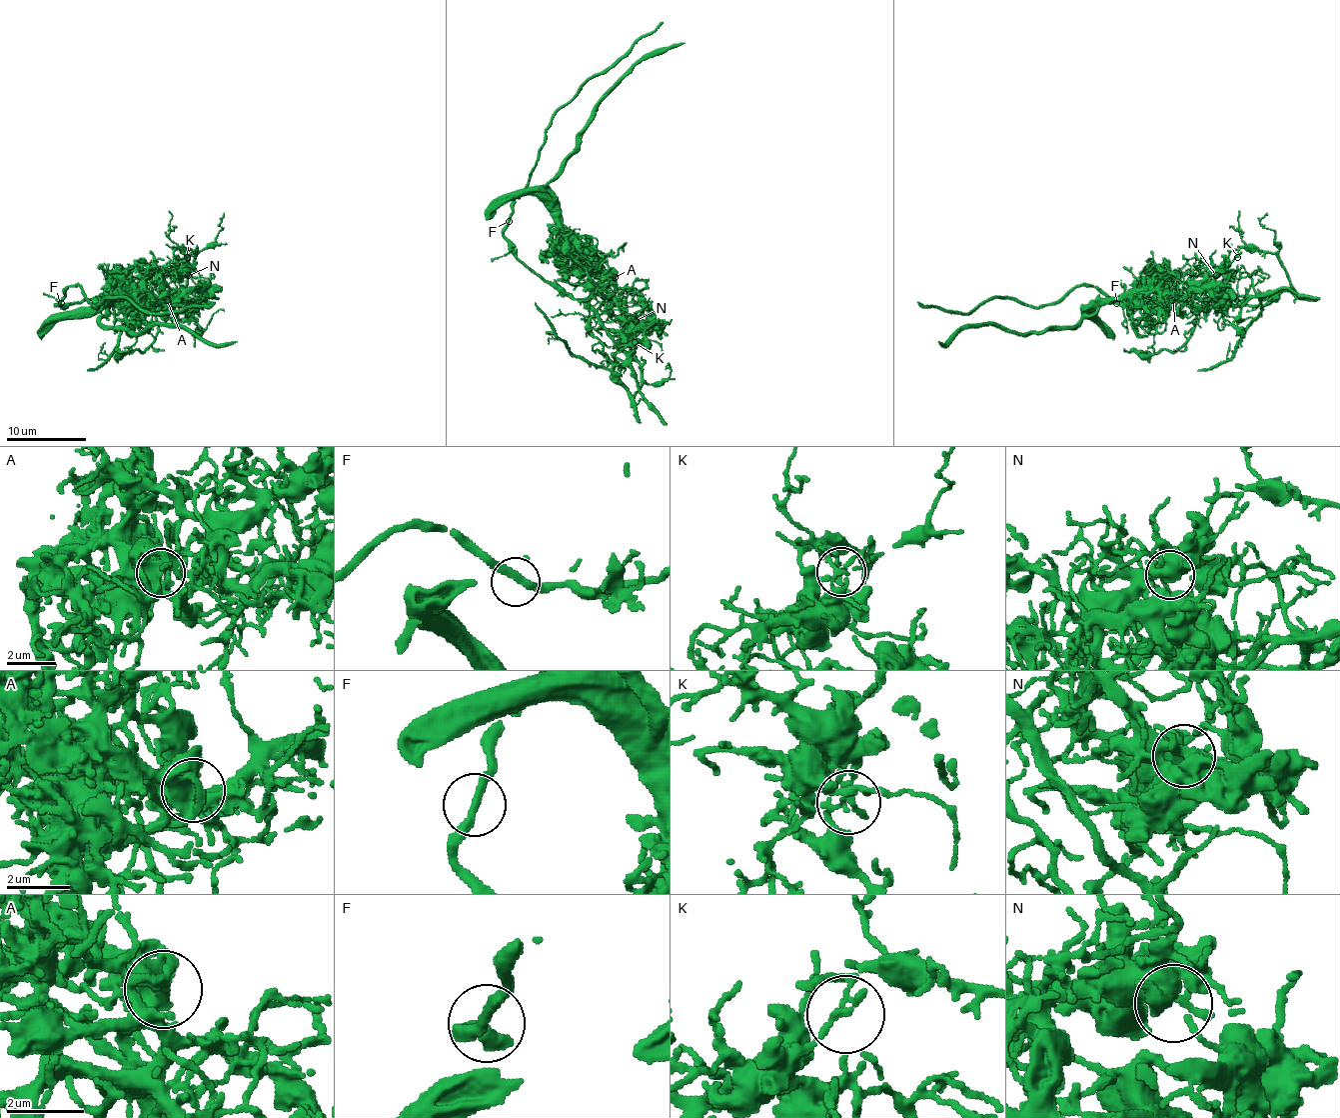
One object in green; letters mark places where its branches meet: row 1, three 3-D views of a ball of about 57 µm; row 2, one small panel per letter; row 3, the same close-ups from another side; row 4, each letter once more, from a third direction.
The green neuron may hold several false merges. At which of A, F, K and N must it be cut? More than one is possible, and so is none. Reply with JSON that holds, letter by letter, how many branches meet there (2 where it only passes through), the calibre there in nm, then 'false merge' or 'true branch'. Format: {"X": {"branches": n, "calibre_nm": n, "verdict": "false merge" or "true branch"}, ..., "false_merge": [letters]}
{"A": {"branches": 2, "calibre_nm": 440, "verdict": "false merge"}, "F": {"branches": 2, "calibre_nm": 280, "verdict": "true branch"}, "K": {"branches": 2, "calibre_nm": 180, "verdict": "false merge"}, "N": {"branches": 3, "calibre_nm": 420, "verdict": "true branch"}, "false_merge": ["A", "K"]}

